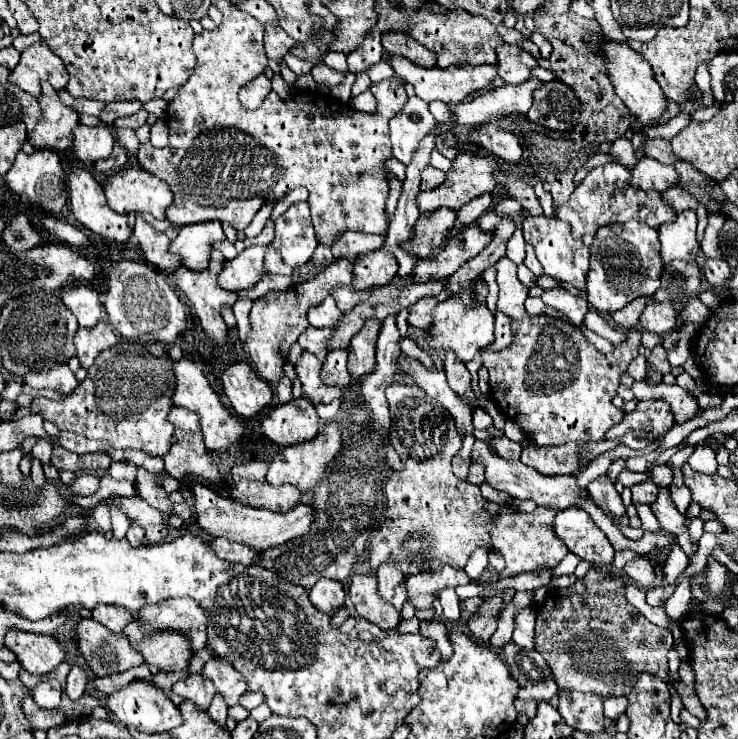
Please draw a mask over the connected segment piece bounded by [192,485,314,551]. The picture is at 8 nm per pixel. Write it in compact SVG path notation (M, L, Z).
M194 485L192 491L194 491L194 503L198 507L198 525L204 531L208 531L214 537L226 537L230 541L246 543L250 547L256 547L258 551L266 551L270 547L276 547L290 539L298 539L306 535L310 523L314 521L314 509L304 503L292 507L286 513L272 513L268 509L248 507L248 505L240 505L230 499L224 499L204 485Z

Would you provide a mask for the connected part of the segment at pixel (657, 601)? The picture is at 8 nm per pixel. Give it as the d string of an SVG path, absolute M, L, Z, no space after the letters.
M676 583L650 588L646 594L646 602L652 607L664 607L665 602L674 593L675 588Z

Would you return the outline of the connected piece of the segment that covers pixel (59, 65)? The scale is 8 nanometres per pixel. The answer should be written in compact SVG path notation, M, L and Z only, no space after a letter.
M38 41L22 51L22 59L18 67L12 69L10 81L30 93L40 95L40 81L48 81L56 91L64 89L68 83L68 71L58 55L50 51L44 41Z

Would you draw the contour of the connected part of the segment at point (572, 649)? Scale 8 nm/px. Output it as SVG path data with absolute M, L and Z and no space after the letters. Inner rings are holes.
M592 565L586 577L578 579L574 585L566 589L552 589L546 601L538 607L536 647L548 661L560 691L566 687L572 691L590 691L602 697L614 697L614 695L628 695L632 691L634 677L640 671L650 671L652 675L662 677L664 681L670 679L666 655L668 655L668 649L672 649L674 645L672 633L656 627L640 611L636 611L626 601L624 589L626 585L620 581L612 581L606 569Z

